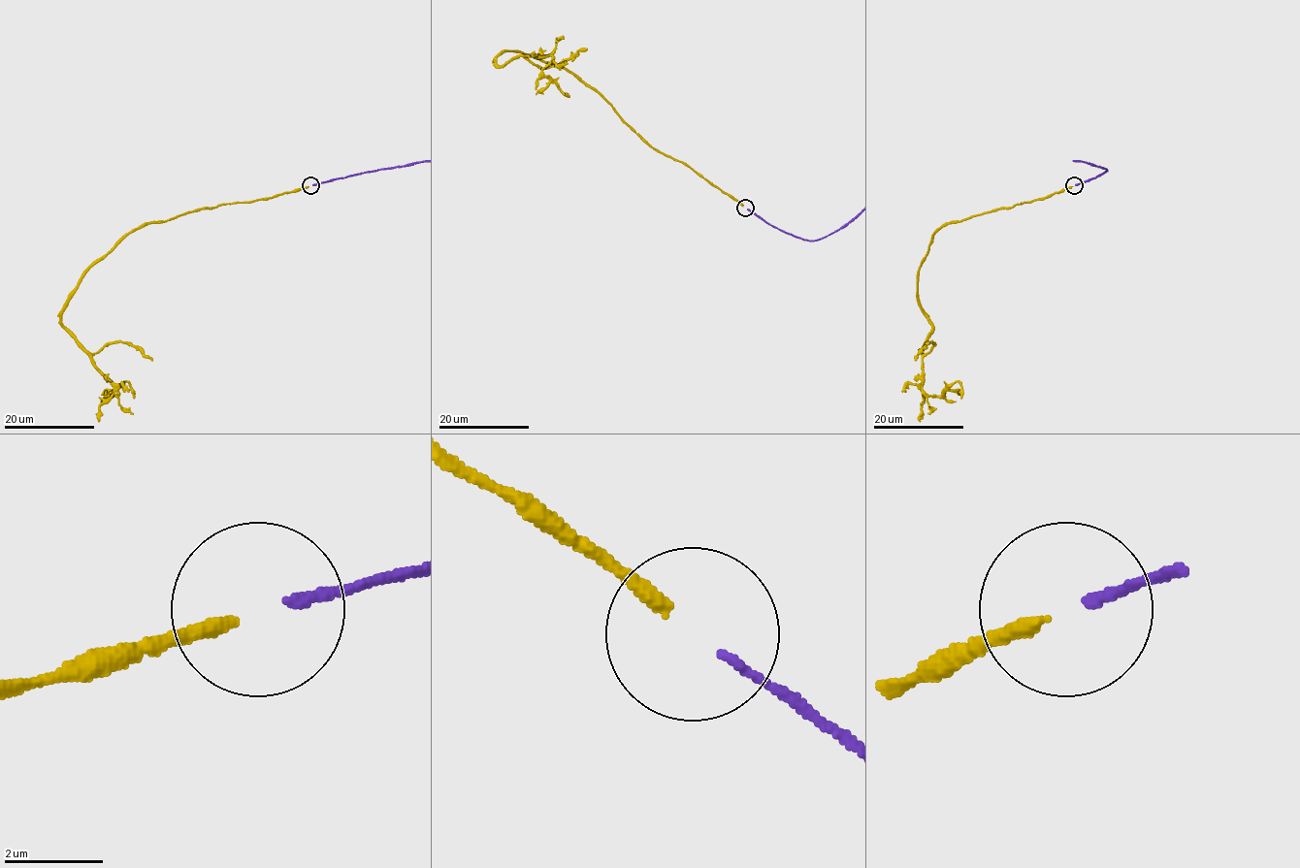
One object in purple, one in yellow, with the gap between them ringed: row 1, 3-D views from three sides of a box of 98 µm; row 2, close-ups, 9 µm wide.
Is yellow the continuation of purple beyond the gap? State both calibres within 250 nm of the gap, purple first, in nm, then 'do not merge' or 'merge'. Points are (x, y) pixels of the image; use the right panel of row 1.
170/280 nm | merge

